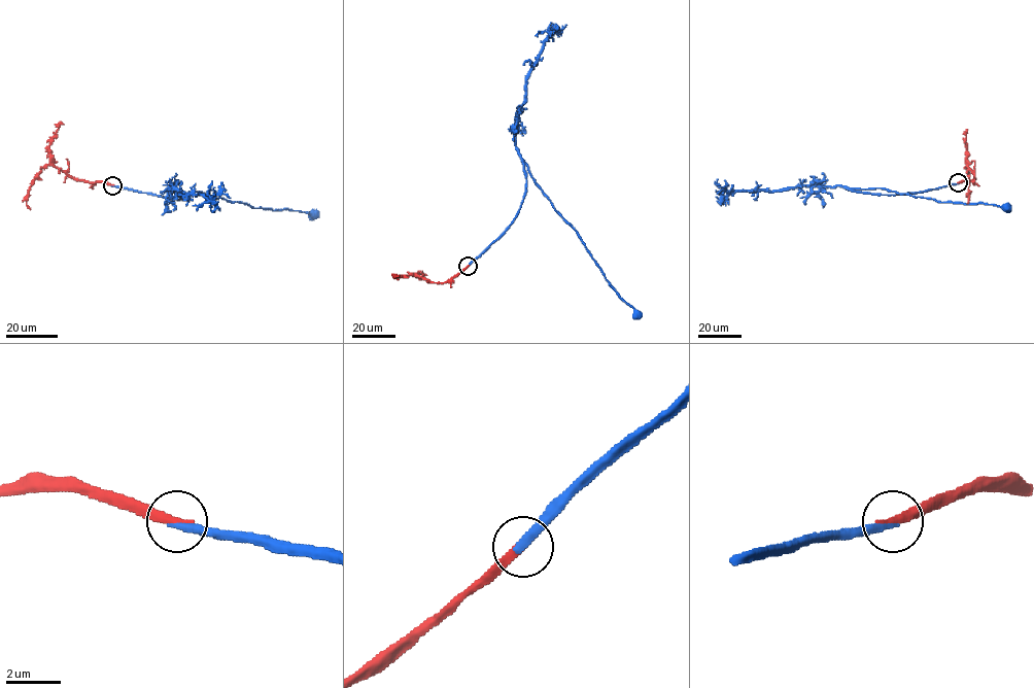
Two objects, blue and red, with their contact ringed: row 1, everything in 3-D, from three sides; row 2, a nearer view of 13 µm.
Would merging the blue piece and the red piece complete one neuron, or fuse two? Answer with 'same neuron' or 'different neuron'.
same neuron

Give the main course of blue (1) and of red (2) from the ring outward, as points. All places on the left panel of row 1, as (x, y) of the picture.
1: (112, 185), (179, 199), (181, 198), (177, 192), (201, 192), (252, 207), (284, 208), (314, 214)
2: (112, 185), (75, 180), (47, 165), (28, 192), (26, 203), (30, 209)

